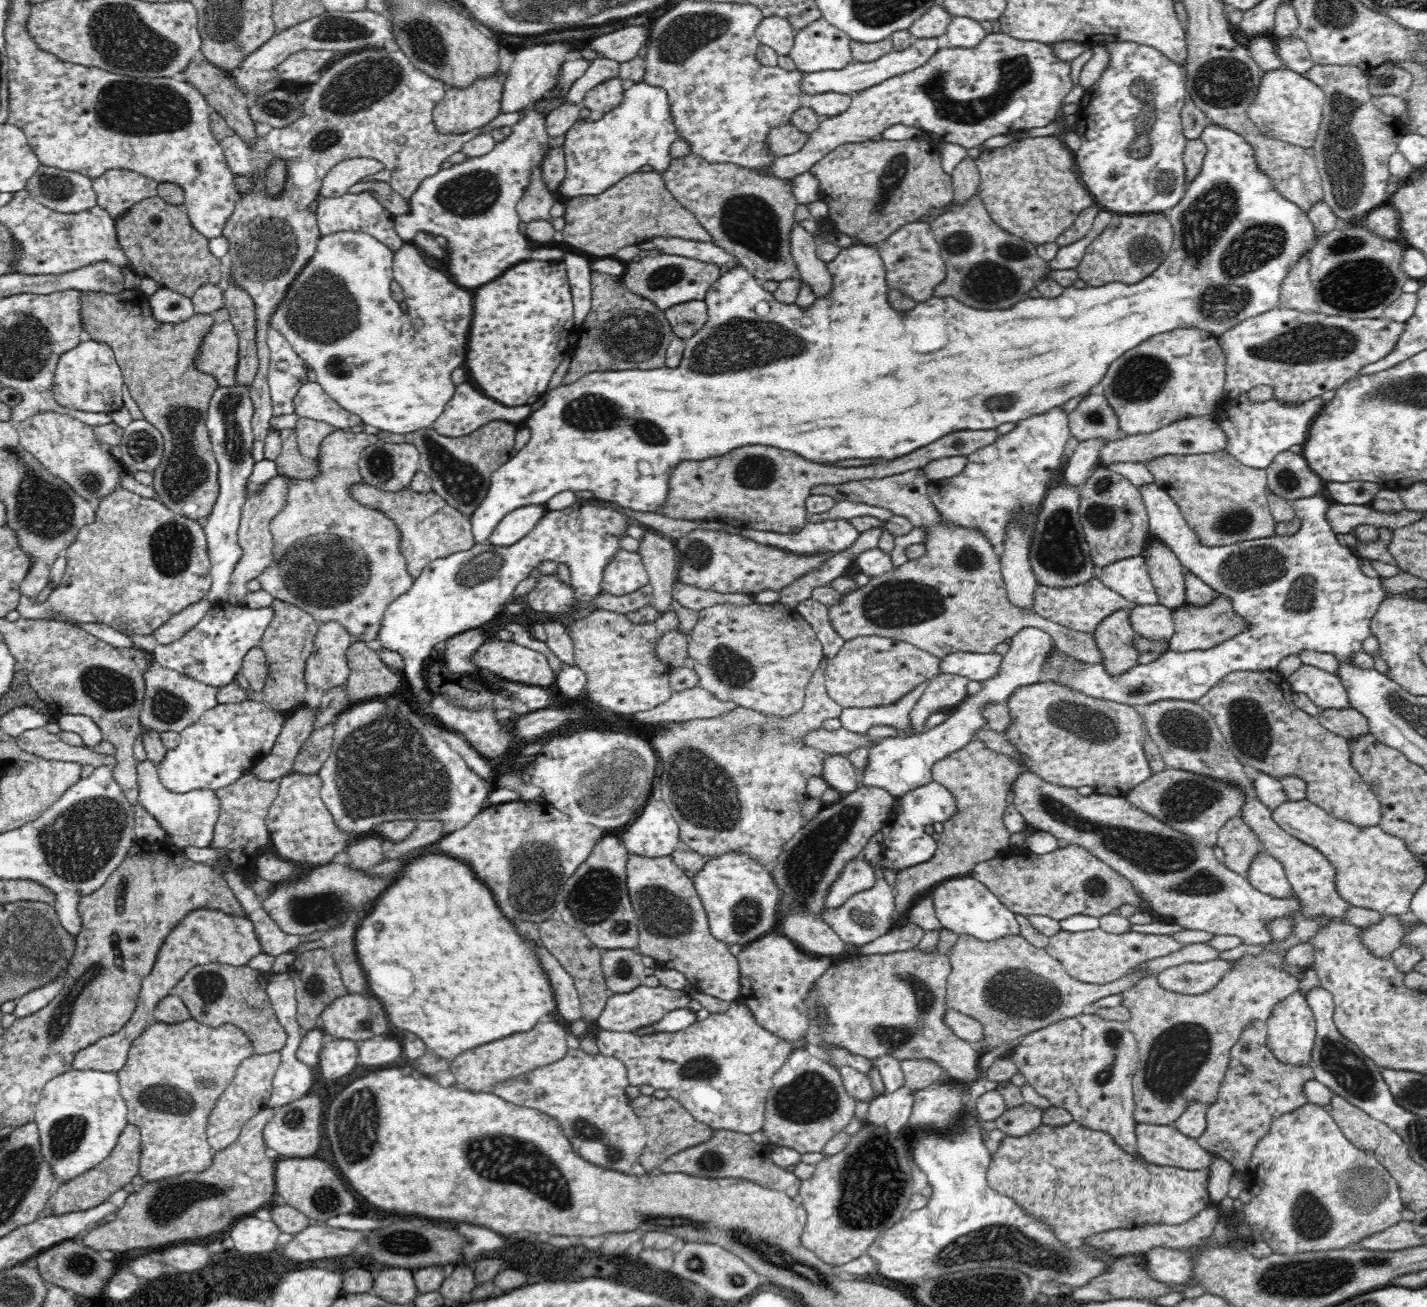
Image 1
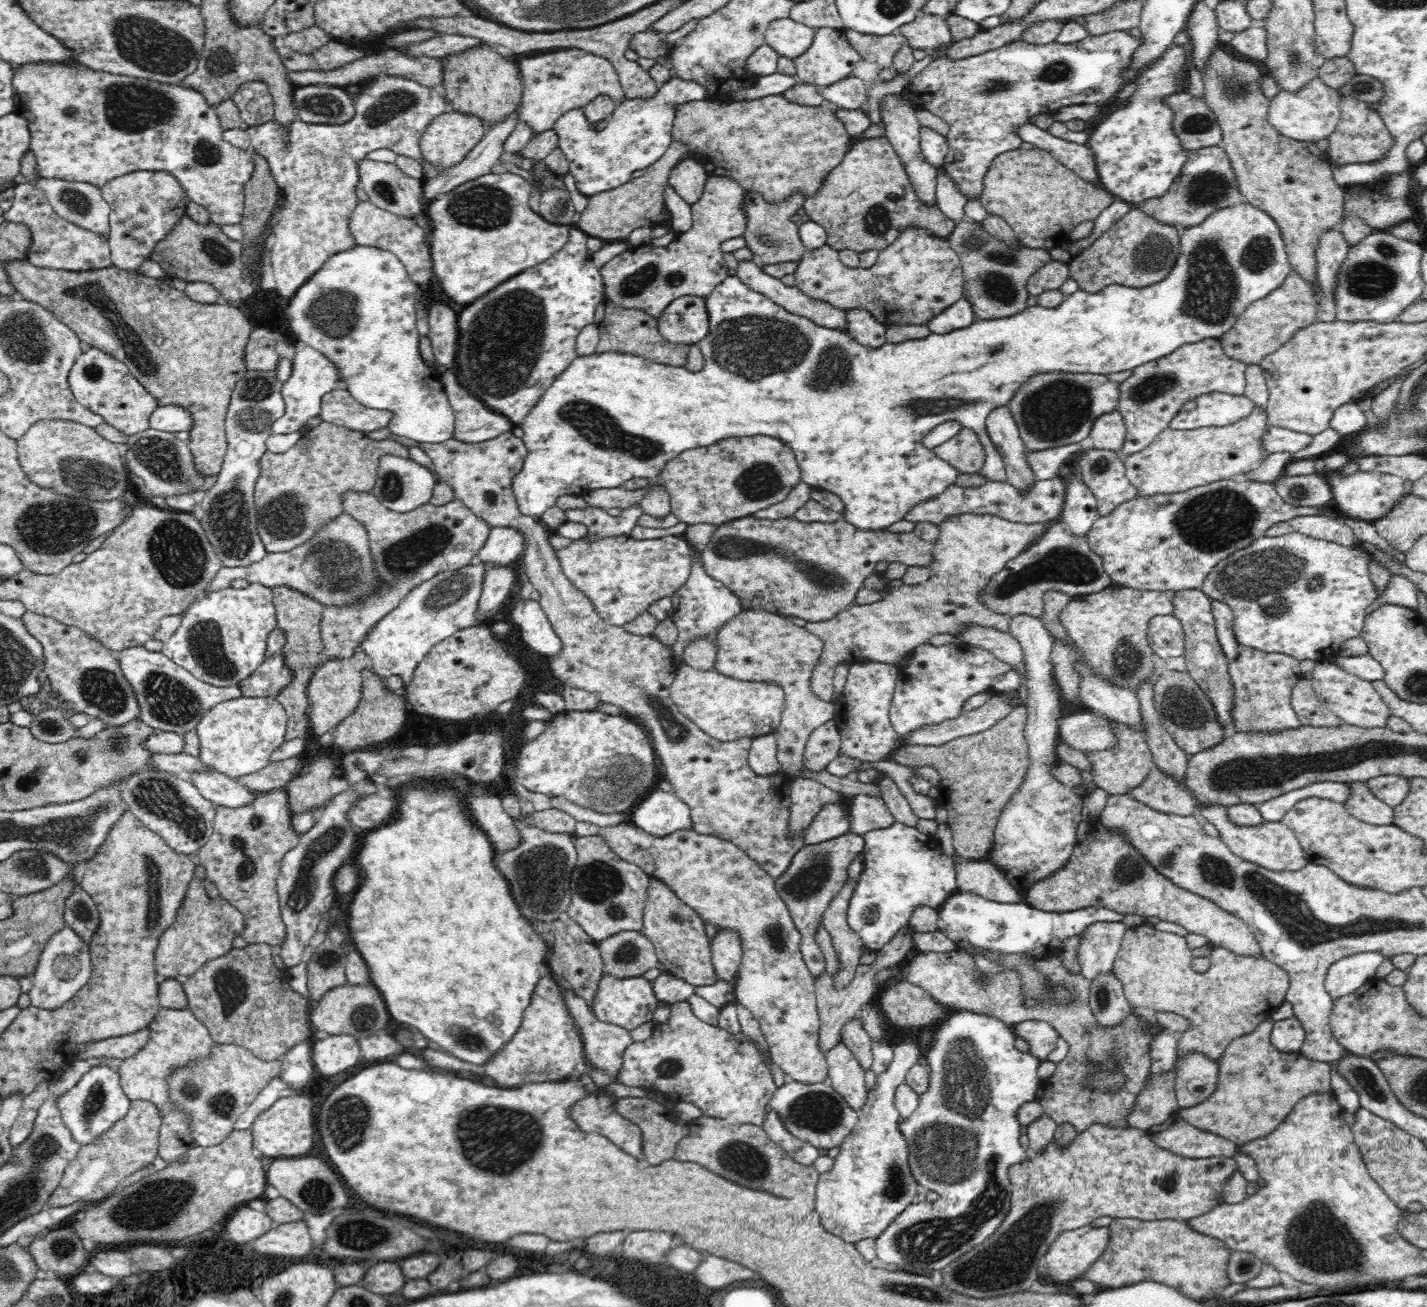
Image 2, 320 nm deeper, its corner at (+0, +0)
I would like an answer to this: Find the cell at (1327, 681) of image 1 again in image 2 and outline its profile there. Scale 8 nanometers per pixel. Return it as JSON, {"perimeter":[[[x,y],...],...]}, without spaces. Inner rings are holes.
{"perimeter":[[[1327,659],[1315,663],[1310,681],[1319,698],[1327,703],[1334,713],[1337,713],[1338,718],[1349,725],[1366,729],[1388,726],[1388,719],[1392,717],[1391,710],[1376,692],[1375,686],[1372,686],[1373,682],[1364,680]]]}

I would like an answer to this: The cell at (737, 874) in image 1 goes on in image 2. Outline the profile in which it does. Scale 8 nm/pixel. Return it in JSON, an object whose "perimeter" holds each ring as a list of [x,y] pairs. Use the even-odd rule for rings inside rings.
{"perimeter":[[[722,932],[711,942],[711,962],[716,980],[726,982],[734,990],[743,956],[739,936],[734,932]]]}

